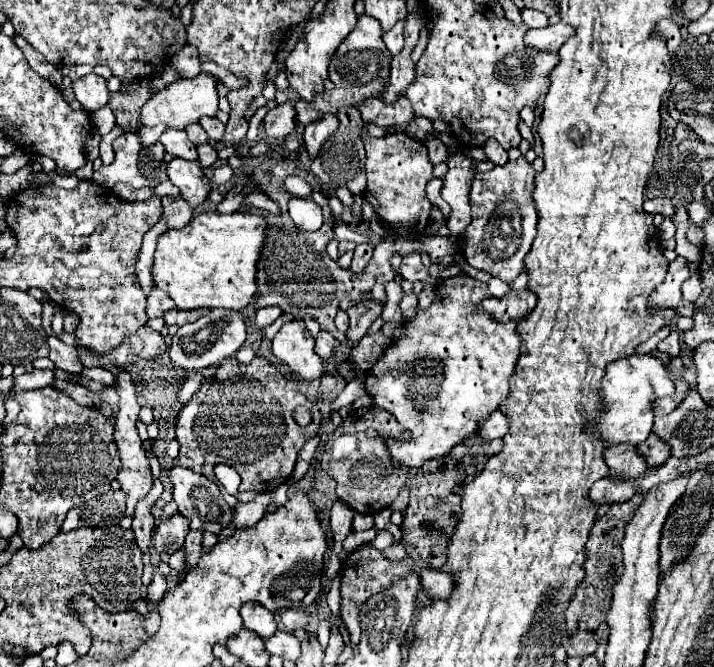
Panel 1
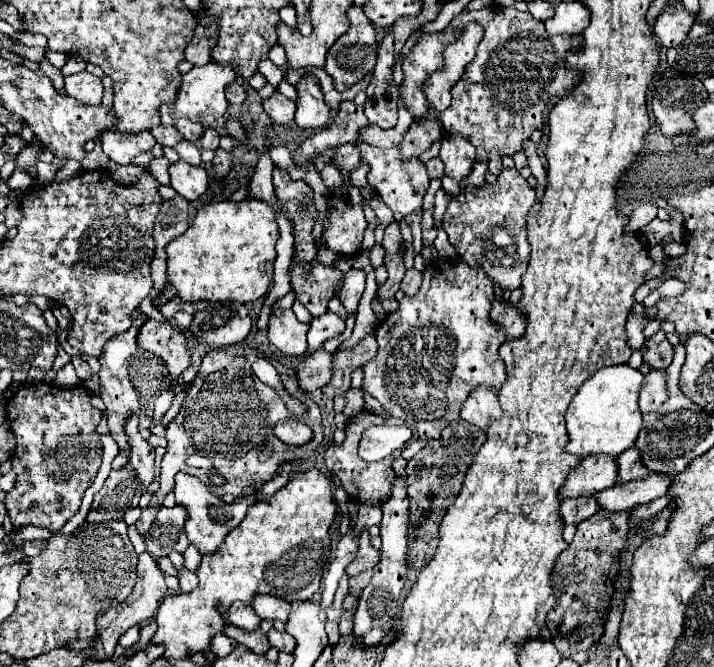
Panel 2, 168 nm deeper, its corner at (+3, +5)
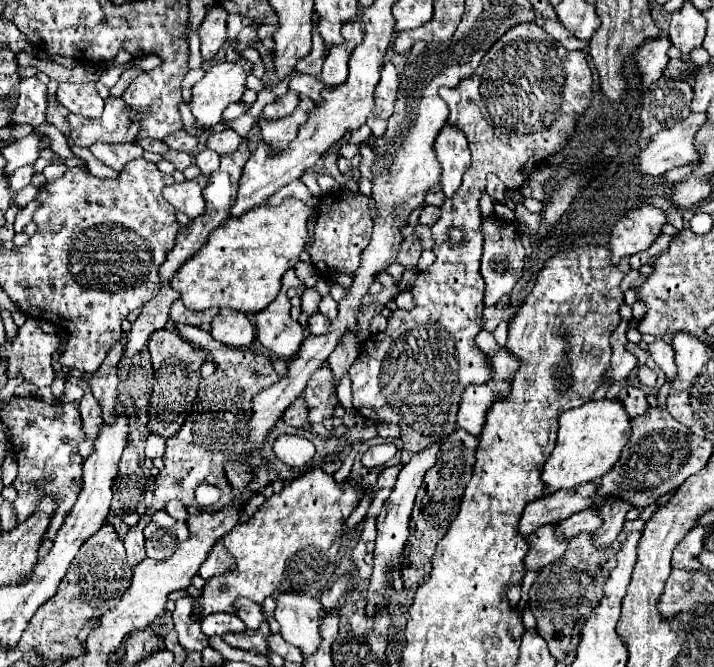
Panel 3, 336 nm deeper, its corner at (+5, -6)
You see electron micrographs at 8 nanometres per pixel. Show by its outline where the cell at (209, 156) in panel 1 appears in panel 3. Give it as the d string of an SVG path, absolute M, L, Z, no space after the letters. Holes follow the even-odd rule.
M169 150L169 152L165 152L165 154L163 154L163 158L165 158L165 160L169 160L169 162L173 162L173 164L175 164L175 168L177 168L177 170L181 170L181 172L191 164L191 156L189 156L187 152Z

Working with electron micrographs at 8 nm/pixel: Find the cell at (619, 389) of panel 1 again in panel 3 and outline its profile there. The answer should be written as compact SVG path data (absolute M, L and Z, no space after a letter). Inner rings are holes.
M619 398L589 400L583 406L563 412L563 416L559 416L557 446L541 472L541 480L547 484L547 492L551 494L559 488L573 488L589 480L599 480L615 466L629 436L631 418Z

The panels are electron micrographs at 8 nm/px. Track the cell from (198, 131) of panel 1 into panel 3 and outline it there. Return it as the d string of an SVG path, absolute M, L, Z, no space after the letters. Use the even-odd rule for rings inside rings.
M179 130L175 136L169 136L165 142L167 142L173 150L181 150L181 152L193 154L193 152L197 150L199 138L197 138L197 136L191 136L191 134L185 132L185 130Z

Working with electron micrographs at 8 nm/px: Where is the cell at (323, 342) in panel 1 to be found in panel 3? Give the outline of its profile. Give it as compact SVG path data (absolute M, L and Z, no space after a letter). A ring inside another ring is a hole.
M317 312L317 316L311 316L309 326L307 326L311 336L321 336L321 334L327 332L327 328L329 328L329 320L323 314L319 314L319 312Z

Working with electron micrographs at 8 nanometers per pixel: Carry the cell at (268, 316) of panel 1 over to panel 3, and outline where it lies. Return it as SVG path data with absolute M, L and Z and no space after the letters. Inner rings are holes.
M301 98L299 108L295 108L295 112L291 116L277 120L277 122L259 120L261 136L263 136L263 142L271 148L271 156L279 154L279 150L287 148L295 140L299 128L307 122L311 108L315 108L315 104L311 104L311 100Z

